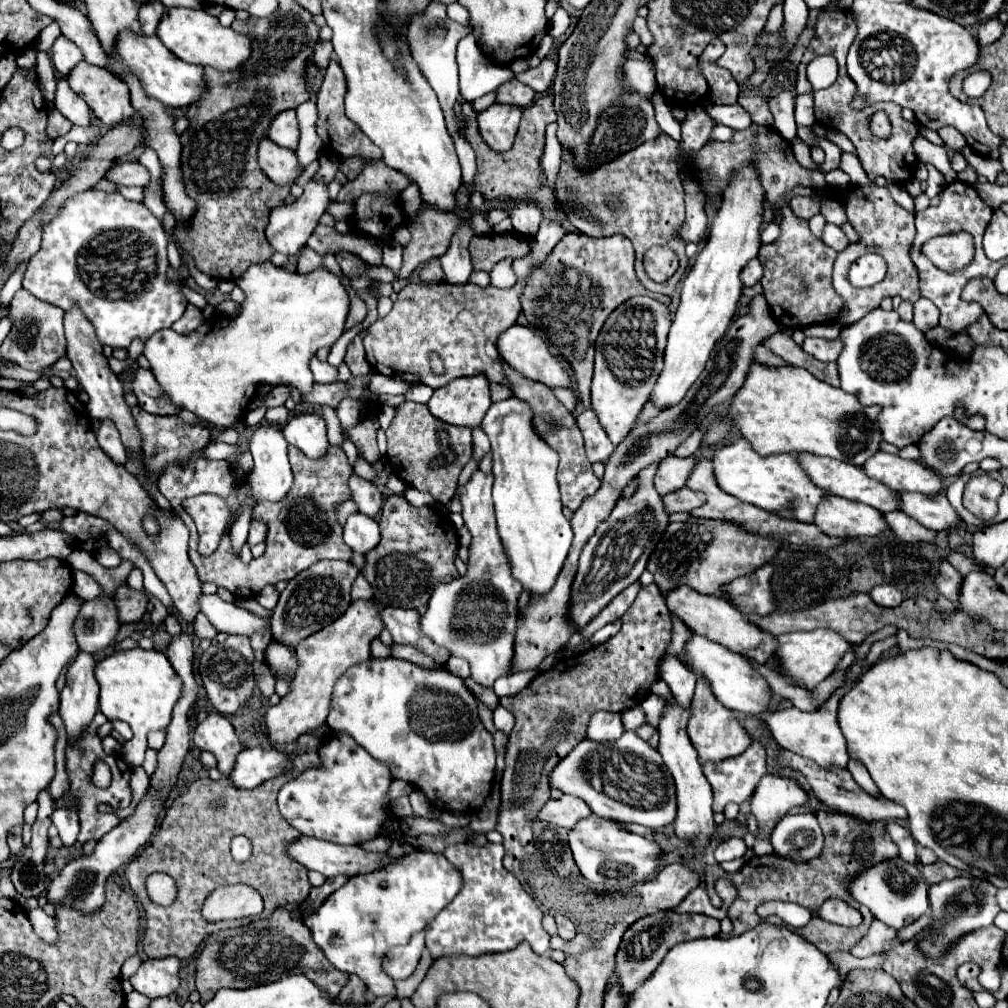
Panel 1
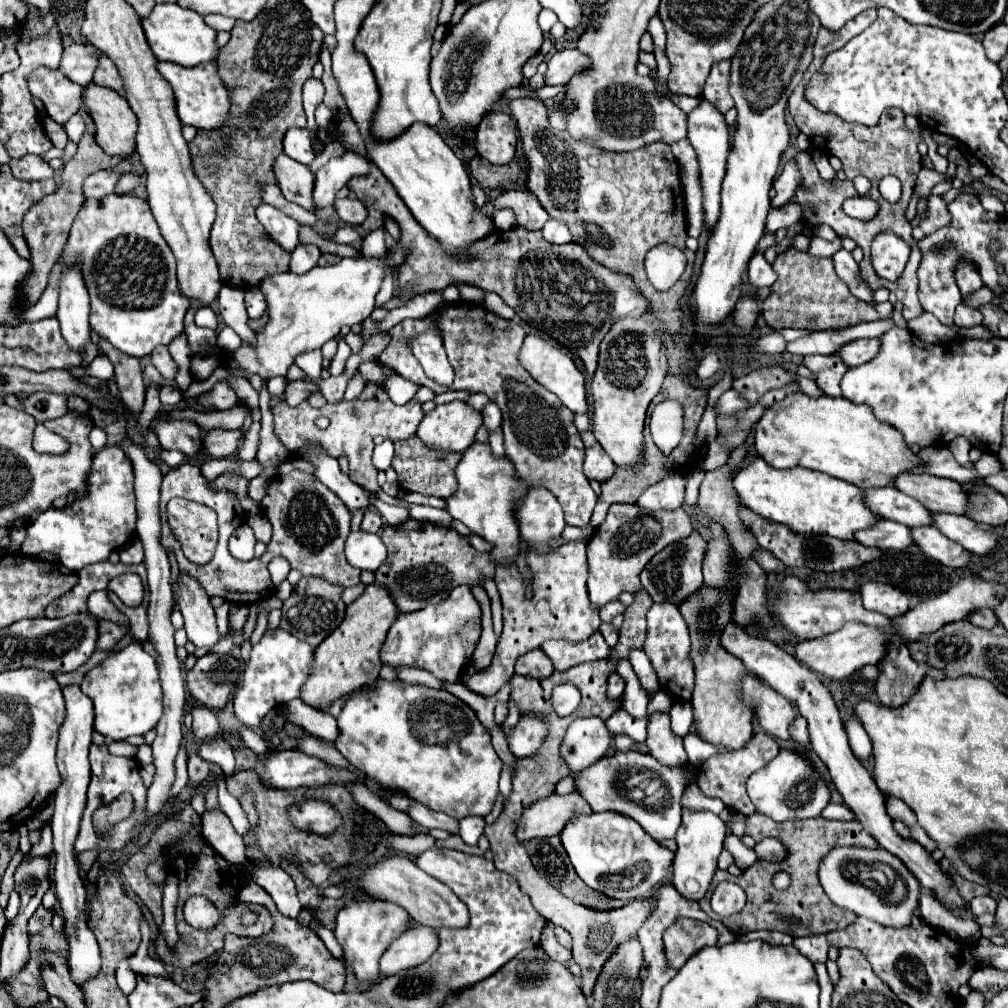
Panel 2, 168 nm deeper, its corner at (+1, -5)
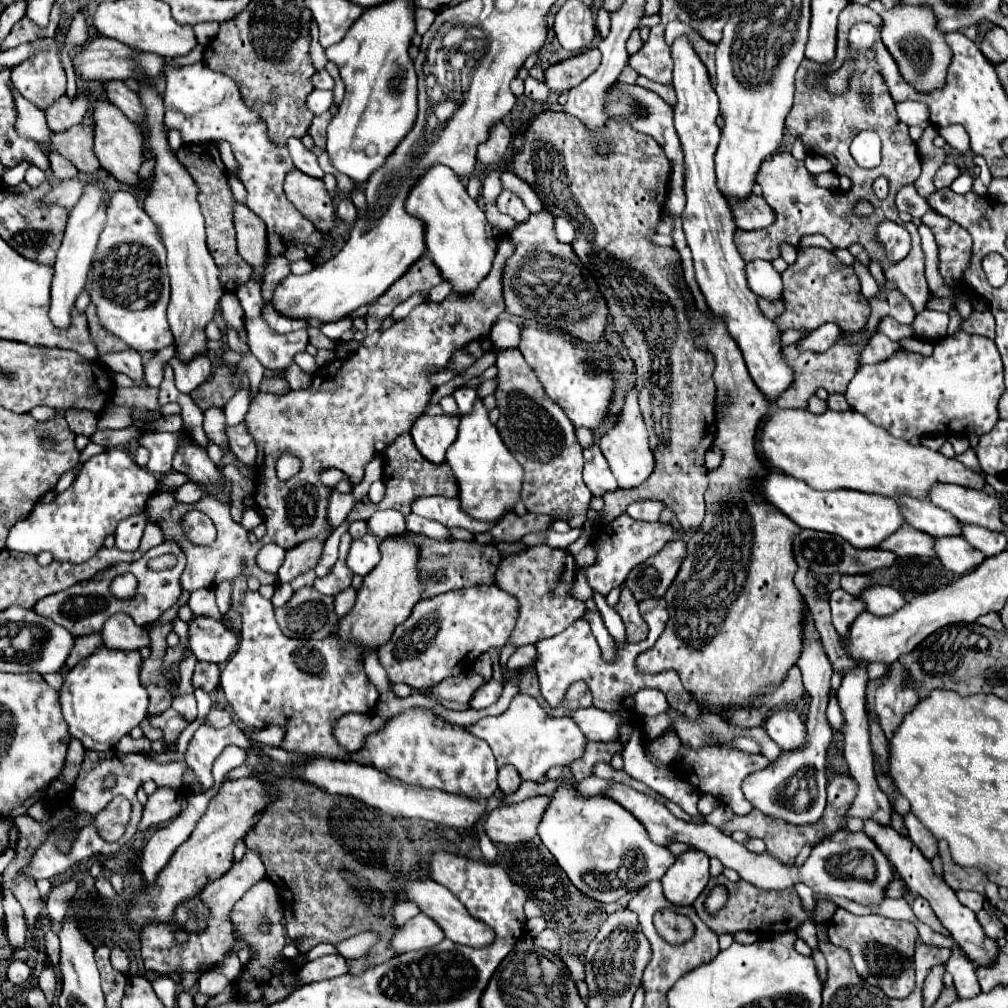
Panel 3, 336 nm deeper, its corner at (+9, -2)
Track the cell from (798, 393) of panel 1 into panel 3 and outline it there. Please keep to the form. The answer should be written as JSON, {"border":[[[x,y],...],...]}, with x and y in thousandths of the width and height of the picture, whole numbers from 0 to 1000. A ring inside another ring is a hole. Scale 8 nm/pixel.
{"border":[[[772,406],[756,422],[754,443],[766,465],[786,471],[808,485],[851,485],[877,493],[903,491],[917,495],[931,477],[962,485],[974,485],[978,479],[950,455],[938,455],[933,447],[889,436],[877,424],[861,420],[847,406],[819,406],[813,412],[802,406]]]}

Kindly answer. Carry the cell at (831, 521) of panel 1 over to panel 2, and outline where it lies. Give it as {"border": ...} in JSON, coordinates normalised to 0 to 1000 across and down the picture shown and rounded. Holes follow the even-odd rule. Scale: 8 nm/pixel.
{"border":[[[873,516],[869,524],[853,526],[849,536],[857,542],[869,542],[873,546],[899,546],[907,540],[903,524],[885,516]]]}

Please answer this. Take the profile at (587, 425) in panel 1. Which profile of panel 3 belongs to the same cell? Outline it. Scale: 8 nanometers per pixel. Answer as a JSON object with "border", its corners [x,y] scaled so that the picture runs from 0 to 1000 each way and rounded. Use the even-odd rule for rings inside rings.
{"border":[[[591,439],[579,443],[579,479],[583,481],[587,491],[599,491],[613,485],[613,479]]]}

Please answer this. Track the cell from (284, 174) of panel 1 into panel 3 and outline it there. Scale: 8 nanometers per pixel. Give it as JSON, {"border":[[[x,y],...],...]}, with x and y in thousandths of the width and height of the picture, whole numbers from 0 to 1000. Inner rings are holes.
{"border":[[[290,168],[282,178],[282,191],[286,199],[317,229],[325,229],[331,223],[329,195],[321,188],[319,178],[304,176],[298,168]]]}

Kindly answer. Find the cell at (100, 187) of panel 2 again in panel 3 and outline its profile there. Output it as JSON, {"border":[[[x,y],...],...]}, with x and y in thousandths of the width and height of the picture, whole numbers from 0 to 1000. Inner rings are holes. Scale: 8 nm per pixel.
{"border":[[[77,176],[67,178],[67,180],[60,180],[48,191],[48,199],[58,201],[58,203],[62,203],[65,207],[71,207],[75,203],[75,199],[79,199],[79,195],[83,191],[83,184],[85,182],[81,178],[77,178]]]}

